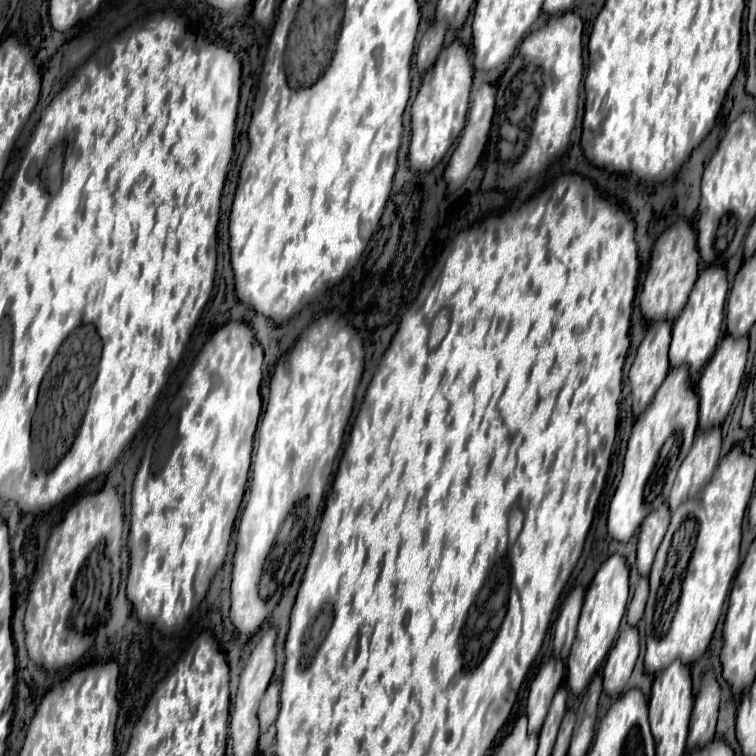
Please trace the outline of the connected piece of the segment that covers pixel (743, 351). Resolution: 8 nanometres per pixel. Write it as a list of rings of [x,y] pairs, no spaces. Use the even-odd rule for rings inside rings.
[[[726,335],[716,347],[716,353],[708,359],[708,365],[704,365],[696,383],[696,391],[700,399],[700,429],[710,429],[714,425],[720,425],[726,419],[732,407],[732,401],[742,385],[746,359],[748,359],[748,339]]]

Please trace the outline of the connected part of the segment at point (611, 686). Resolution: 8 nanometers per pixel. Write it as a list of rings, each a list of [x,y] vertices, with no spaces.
[[[626,627],[614,647],[608,653],[608,659],[604,663],[604,673],[602,673],[602,685],[608,695],[616,695],[624,689],[628,683],[628,677],[634,669],[634,663],[640,653],[640,639],[638,639],[638,629],[636,627]]]

